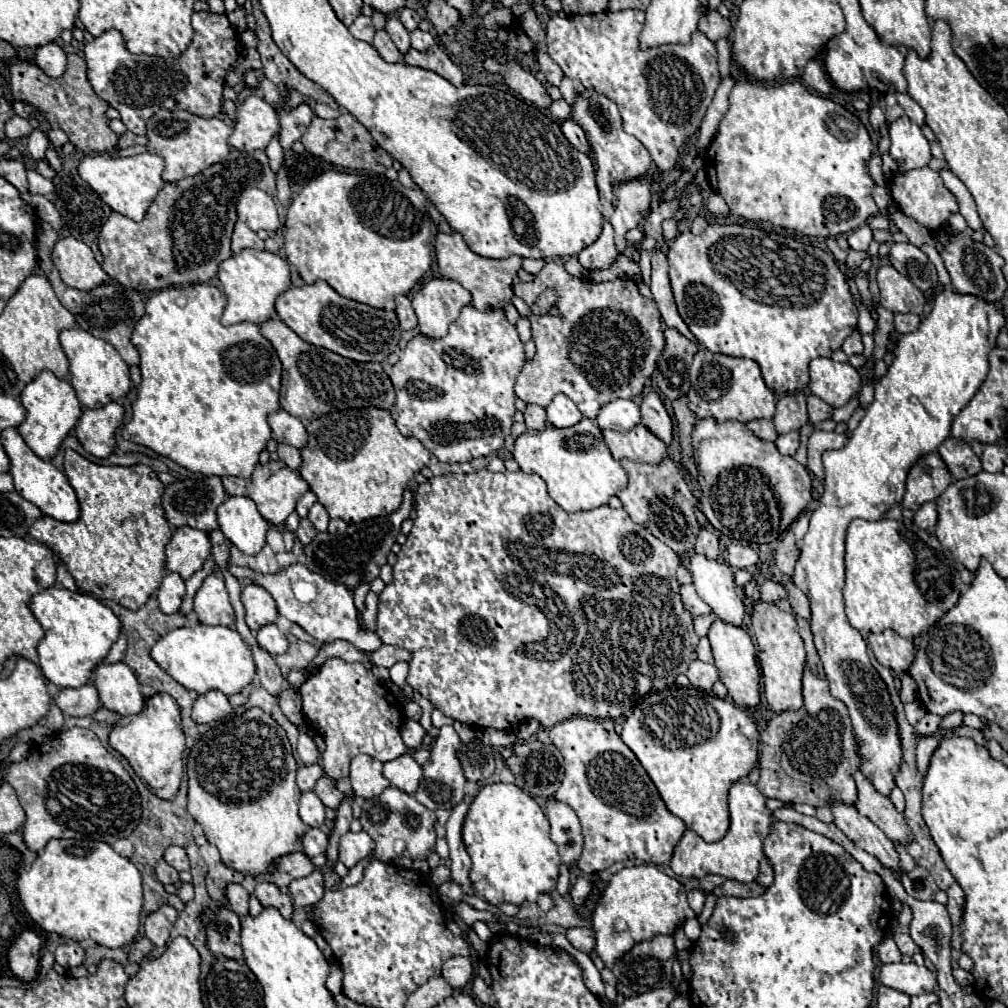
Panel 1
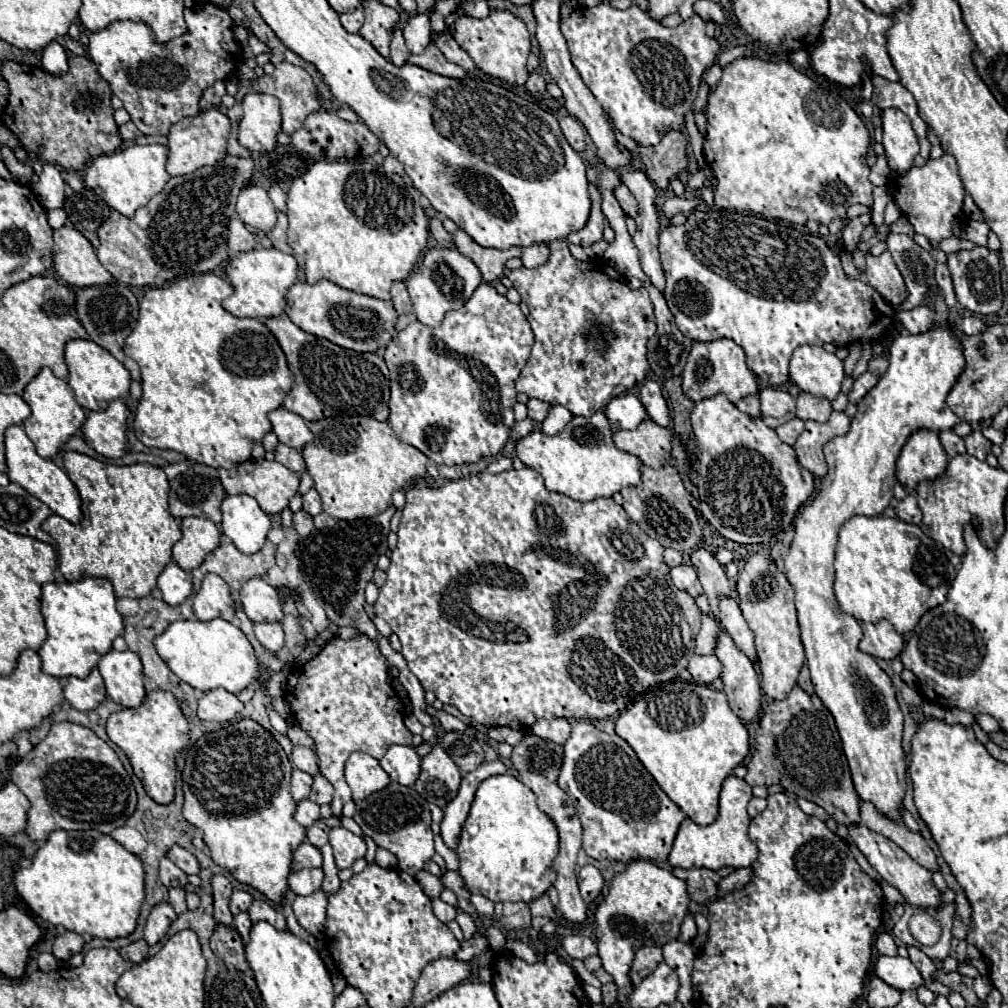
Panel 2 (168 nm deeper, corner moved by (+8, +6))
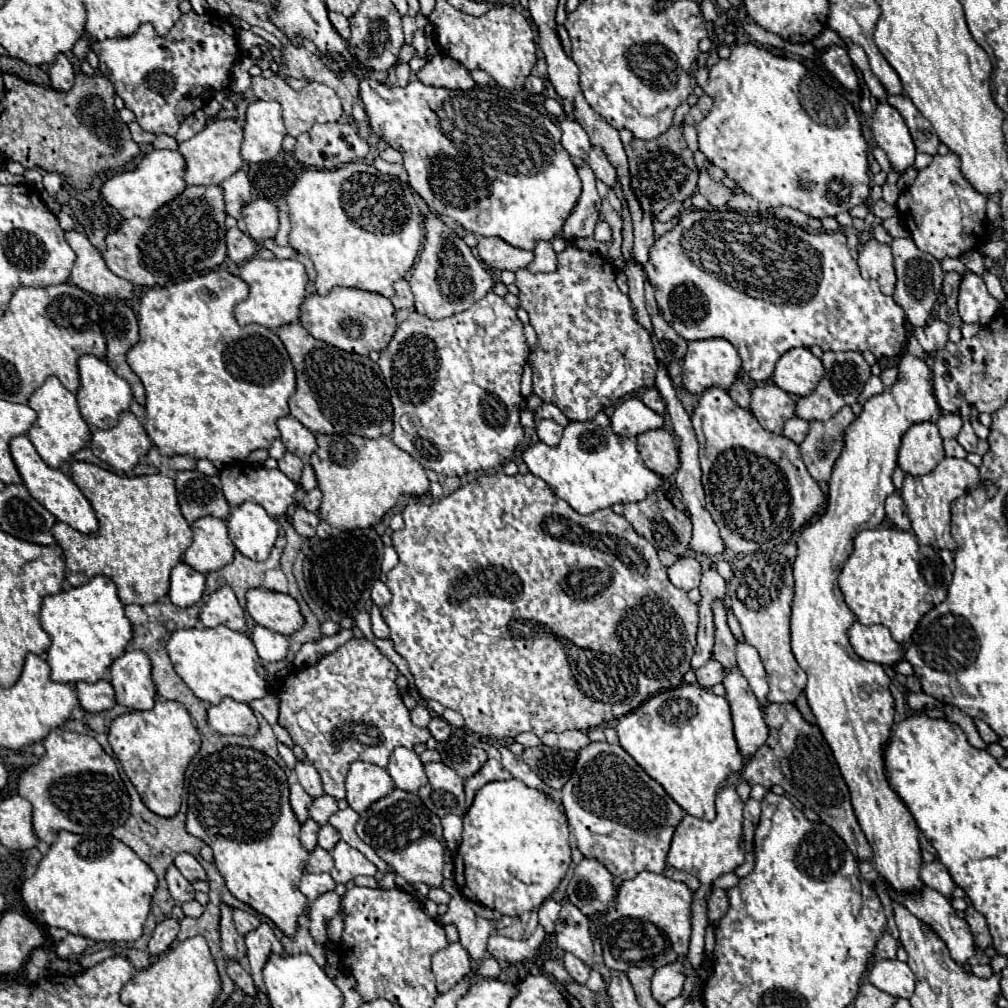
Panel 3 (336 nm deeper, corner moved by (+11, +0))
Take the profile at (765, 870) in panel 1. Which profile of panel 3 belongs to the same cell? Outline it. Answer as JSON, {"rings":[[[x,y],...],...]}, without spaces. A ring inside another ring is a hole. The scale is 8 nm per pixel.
{"rings":[[[715,889],[707,901],[707,909],[709,909],[709,923],[713,925],[717,919],[721,919],[725,915],[729,907],[729,899],[727,899],[727,891],[725,889]]]}

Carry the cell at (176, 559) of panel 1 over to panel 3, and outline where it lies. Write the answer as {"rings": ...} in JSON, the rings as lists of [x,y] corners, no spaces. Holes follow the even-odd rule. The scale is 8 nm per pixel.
{"rings":[[[203,517],[191,523],[193,543],[183,555],[183,563],[199,573],[211,573],[231,563],[235,545],[227,537],[225,521]]]}

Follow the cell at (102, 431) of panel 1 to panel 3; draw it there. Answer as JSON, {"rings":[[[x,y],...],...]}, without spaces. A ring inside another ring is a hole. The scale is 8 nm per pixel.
{"rings":[[[123,411],[119,423],[111,429],[95,429],[91,433],[91,451],[101,461],[111,465],[115,471],[131,471],[151,447],[151,441],[141,421],[131,413]]]}

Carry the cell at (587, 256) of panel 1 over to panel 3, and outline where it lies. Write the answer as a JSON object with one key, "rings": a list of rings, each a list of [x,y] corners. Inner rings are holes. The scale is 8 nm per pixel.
{"rings":[[[583,165],[577,171],[583,181],[583,193],[581,193],[579,203],[575,205],[573,213],[565,221],[565,227],[563,227],[563,237],[569,241],[577,239],[577,237],[593,237],[595,225],[599,221],[599,211],[601,211],[601,199],[595,189],[593,171],[587,165]]]}

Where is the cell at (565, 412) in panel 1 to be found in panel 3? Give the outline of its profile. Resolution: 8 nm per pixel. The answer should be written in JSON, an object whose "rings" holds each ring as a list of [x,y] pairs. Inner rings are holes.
{"rings":[[[539,421],[537,423],[537,435],[545,445],[555,447],[563,435],[563,427],[559,423],[553,423],[553,421]]]}

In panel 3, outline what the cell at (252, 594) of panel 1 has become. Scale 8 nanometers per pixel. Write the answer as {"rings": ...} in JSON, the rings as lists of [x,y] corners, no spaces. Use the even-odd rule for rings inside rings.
{"rings":[[[267,589],[247,591],[247,613],[265,629],[291,635],[303,625],[303,615],[293,597]]]}

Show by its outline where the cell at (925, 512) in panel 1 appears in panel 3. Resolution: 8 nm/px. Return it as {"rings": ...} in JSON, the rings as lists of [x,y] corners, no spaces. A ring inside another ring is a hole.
{"rings":[[[895,493],[891,497],[887,497],[887,503],[885,503],[885,509],[887,509],[887,517],[903,531],[911,531],[911,521],[905,513],[905,505],[903,505],[903,499]]]}

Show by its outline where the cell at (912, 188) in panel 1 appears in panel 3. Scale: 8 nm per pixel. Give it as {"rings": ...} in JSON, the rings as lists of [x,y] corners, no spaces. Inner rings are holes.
{"rings":[[[947,153],[935,155],[933,163],[919,171],[917,179],[899,195],[897,211],[915,245],[941,261],[945,257],[959,257],[985,243],[985,203],[987,197],[977,193],[961,175],[959,157]]]}

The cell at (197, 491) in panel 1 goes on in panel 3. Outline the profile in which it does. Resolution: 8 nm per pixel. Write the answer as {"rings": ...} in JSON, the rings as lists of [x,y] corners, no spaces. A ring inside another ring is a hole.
{"rings":[[[179,471],[175,487],[181,513],[189,523],[207,515],[223,521],[227,519],[229,509],[217,475],[209,477],[199,471]]]}

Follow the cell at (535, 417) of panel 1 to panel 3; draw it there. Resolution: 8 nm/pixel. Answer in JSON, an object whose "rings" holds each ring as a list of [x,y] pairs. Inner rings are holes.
{"rings":[[[543,403],[537,411],[535,411],[535,421],[539,423],[539,421],[543,421],[543,419],[551,419],[551,421],[557,421],[559,425],[567,425],[569,423],[569,419],[553,405],[553,403]]]}

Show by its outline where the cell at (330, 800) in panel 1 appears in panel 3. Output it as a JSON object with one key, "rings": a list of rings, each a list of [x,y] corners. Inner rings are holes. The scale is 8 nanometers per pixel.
{"rings":[[[329,795],[315,797],[309,807],[309,817],[315,819],[319,825],[325,825],[333,813],[337,813],[337,801]]]}

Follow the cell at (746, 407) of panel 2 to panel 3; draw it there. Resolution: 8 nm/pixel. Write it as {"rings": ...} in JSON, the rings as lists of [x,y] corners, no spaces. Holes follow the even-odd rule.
{"rings":[[[741,379],[735,381],[735,385],[729,389],[729,395],[731,395],[731,399],[733,399],[739,407],[749,409],[749,403],[751,403],[751,391],[745,387],[745,383],[743,383]]]}

